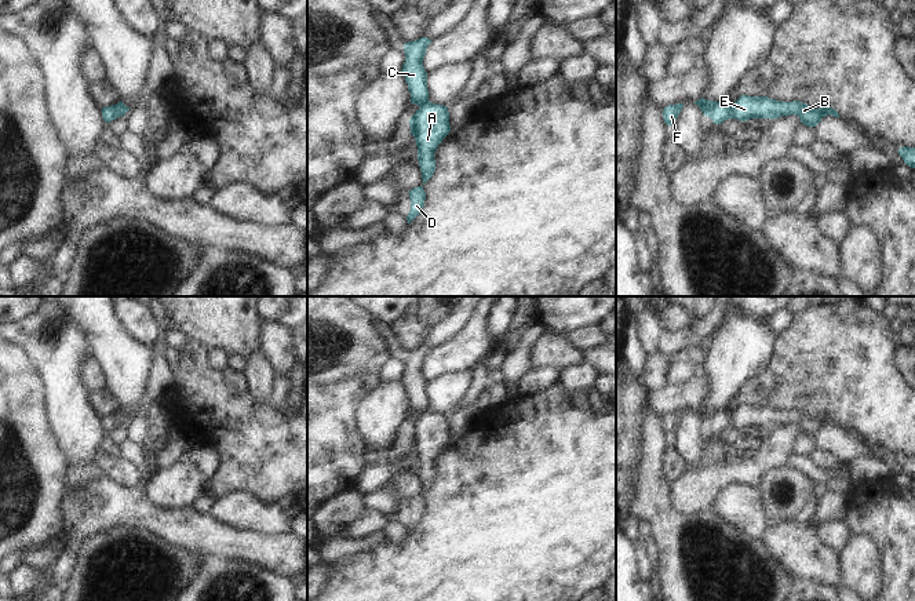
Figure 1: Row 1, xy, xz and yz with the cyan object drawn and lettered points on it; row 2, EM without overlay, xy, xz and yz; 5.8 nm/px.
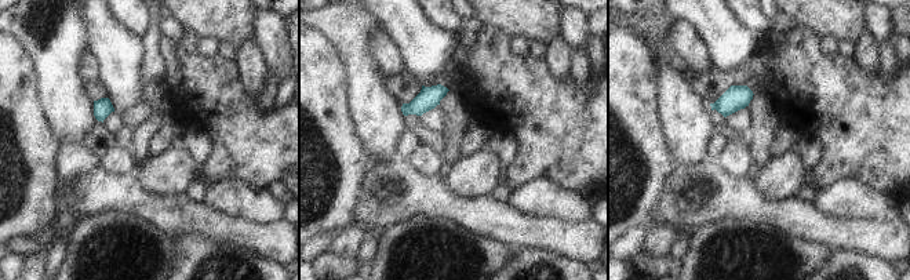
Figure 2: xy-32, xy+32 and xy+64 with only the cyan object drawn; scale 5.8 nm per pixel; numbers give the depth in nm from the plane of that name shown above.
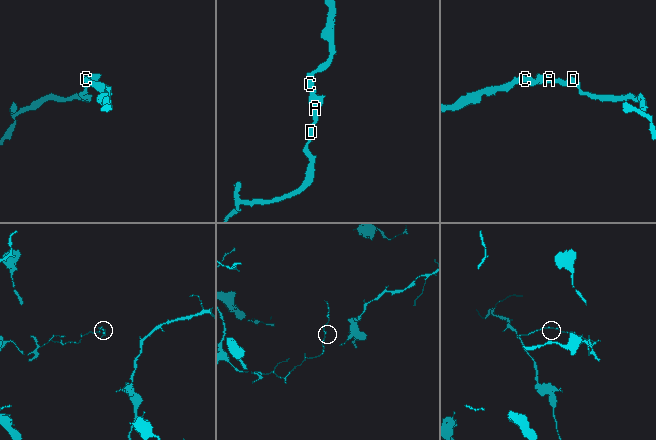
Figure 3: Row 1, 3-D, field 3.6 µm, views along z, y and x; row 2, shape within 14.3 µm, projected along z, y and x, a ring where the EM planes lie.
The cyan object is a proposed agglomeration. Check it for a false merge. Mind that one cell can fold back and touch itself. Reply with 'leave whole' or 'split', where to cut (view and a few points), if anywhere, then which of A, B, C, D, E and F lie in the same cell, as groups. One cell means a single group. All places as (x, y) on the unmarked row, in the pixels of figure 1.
split; cut in yz along (731, 414), (733, 426); A B D E / C F

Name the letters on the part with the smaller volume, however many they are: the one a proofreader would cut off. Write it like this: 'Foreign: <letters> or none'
Foreign: C, F

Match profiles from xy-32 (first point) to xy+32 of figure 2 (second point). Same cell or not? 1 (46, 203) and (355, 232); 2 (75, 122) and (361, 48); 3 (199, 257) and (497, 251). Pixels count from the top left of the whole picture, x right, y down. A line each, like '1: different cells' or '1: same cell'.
1: different cells
2: same cell
3: different cells

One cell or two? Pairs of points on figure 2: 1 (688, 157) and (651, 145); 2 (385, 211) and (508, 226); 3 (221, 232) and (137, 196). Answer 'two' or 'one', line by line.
1: two
2: one
3: one

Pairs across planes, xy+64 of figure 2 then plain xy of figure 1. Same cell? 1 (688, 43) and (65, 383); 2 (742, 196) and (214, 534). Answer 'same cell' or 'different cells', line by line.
1: different cells
2: same cell

